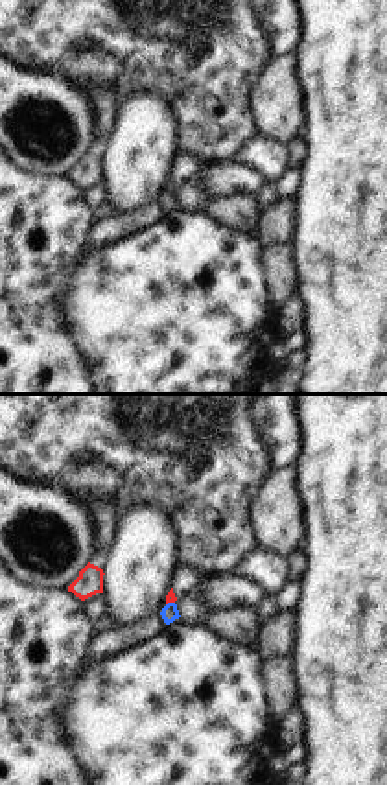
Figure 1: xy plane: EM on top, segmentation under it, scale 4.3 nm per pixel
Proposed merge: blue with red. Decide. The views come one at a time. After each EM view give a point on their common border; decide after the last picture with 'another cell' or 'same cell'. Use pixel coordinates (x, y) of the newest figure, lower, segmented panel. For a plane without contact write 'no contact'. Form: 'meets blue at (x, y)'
meets blue at (170, 603)

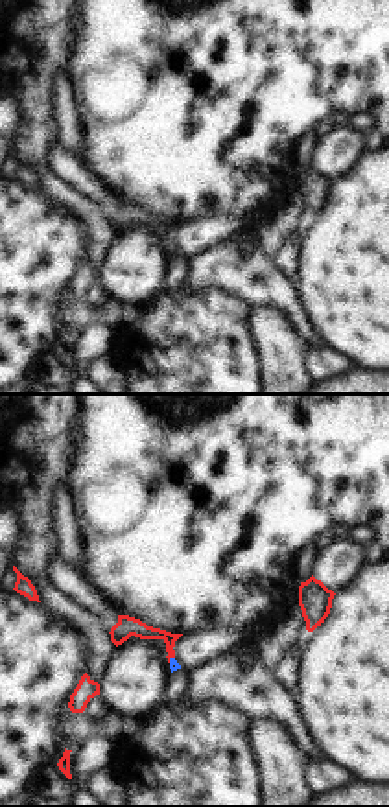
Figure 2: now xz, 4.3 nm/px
meets blue at (170, 660)

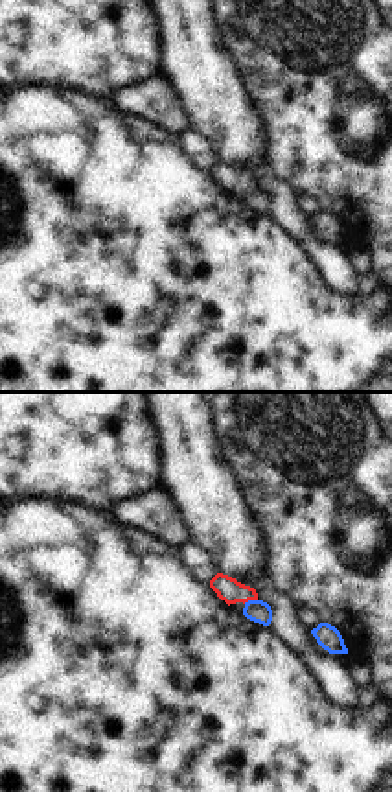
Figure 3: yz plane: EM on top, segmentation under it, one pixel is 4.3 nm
meets blue at (249, 601)

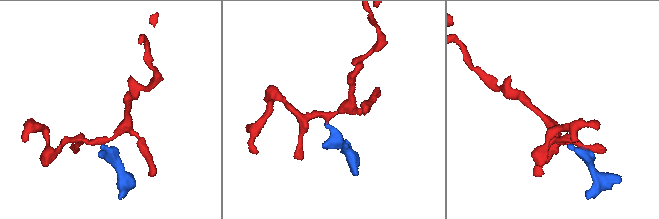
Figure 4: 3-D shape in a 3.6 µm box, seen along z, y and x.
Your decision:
same cell

